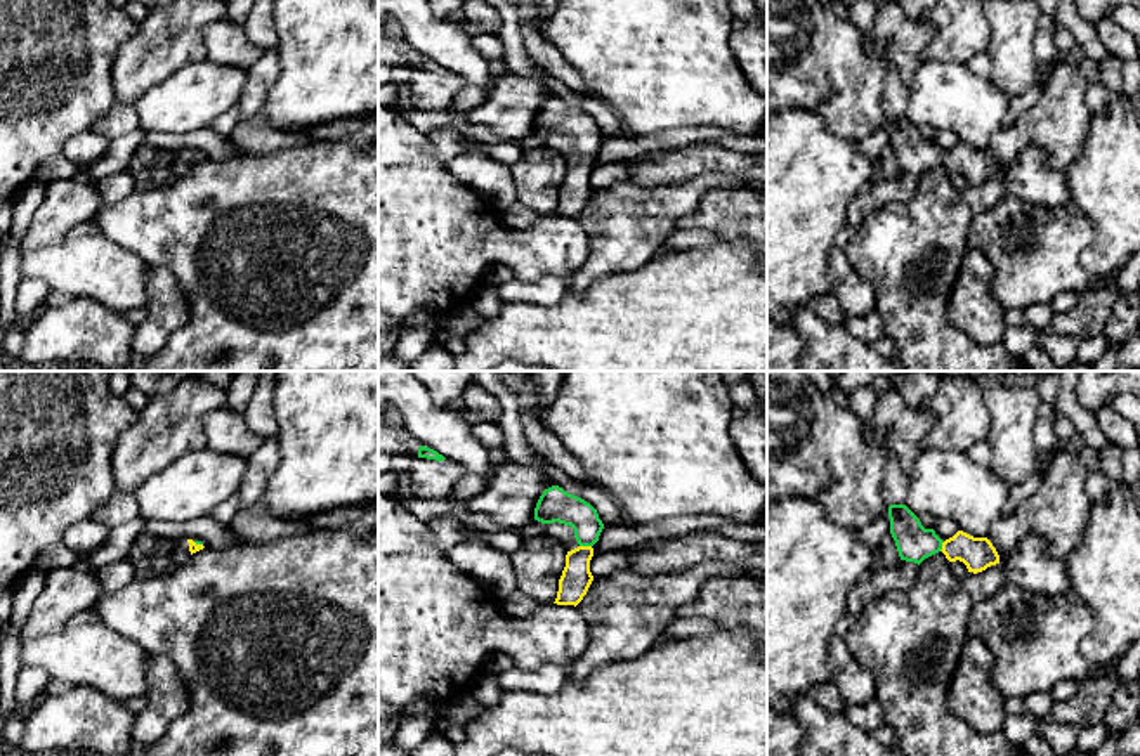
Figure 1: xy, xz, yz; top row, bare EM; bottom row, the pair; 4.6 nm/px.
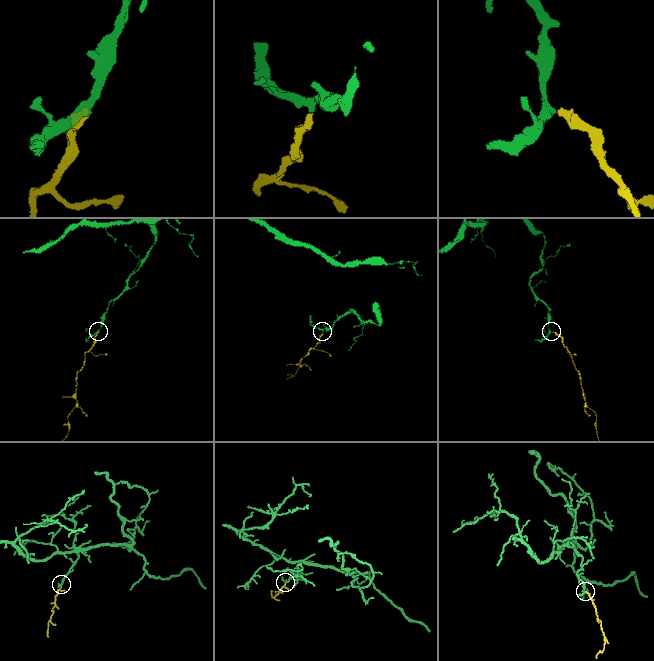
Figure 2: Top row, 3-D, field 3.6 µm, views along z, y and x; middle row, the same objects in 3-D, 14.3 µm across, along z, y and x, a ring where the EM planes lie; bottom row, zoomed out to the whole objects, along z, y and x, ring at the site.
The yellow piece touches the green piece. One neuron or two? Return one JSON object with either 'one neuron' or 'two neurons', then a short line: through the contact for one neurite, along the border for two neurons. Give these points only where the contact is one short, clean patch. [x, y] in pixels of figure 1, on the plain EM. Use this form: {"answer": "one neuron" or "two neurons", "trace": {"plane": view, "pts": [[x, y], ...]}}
{"answer": "one neuron", "trace": {"plane": "xz", "pts": [[576, 189], [576, 174], [585, 158], [585, 141], [556, 117]]}}

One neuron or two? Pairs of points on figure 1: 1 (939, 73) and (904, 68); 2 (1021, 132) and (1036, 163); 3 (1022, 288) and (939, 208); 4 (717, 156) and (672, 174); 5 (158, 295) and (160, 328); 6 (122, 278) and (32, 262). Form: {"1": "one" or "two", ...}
{"1": "two", "2": "two", "3": "two", "4": "one", "5": "one", "6": "one"}

